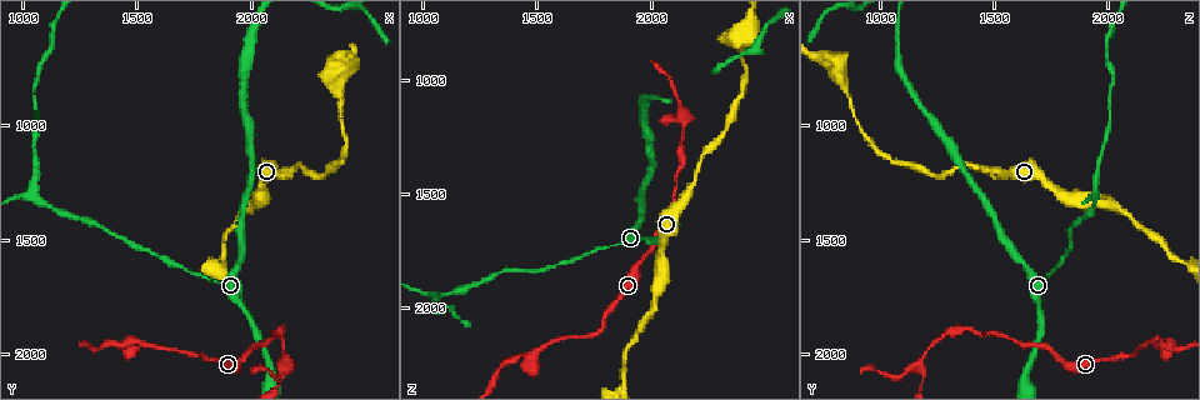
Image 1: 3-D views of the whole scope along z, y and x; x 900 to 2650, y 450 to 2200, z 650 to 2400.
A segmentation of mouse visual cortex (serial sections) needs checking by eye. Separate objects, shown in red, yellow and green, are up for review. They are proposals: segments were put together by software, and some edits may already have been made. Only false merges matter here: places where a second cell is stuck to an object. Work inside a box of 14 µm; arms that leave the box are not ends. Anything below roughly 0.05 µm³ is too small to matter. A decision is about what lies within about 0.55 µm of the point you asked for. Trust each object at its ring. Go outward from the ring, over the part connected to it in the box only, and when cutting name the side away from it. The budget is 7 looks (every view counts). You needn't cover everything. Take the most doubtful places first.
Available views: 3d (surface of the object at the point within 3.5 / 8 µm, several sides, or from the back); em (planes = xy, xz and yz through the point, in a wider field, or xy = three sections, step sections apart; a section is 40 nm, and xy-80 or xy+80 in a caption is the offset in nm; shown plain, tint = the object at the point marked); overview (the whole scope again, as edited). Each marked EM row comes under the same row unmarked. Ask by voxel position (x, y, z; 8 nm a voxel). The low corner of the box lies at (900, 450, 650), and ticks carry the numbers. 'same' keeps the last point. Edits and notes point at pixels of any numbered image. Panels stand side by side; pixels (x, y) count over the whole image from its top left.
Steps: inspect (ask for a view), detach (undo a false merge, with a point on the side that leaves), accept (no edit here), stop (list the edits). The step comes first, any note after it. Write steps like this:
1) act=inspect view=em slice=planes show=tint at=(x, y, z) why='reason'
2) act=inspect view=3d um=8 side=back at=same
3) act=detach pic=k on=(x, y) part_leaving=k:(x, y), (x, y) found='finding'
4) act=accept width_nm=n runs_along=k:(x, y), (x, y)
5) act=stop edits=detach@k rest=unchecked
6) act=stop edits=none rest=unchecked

act=inspect view=3d um=8 at=(1470, 1950, 2210) why='sharp bend'

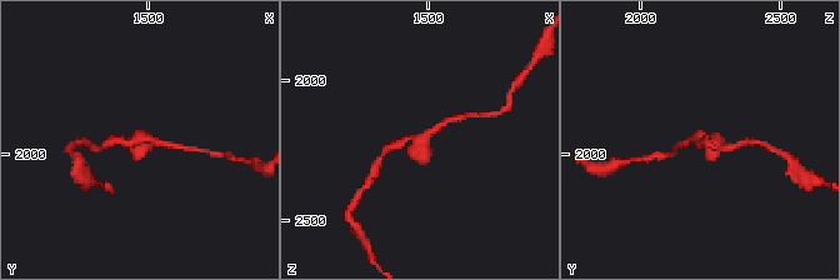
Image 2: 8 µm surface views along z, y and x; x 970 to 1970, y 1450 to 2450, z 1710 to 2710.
act=inspect view=3d um=3.5 at=(1460, 1950, 2200)

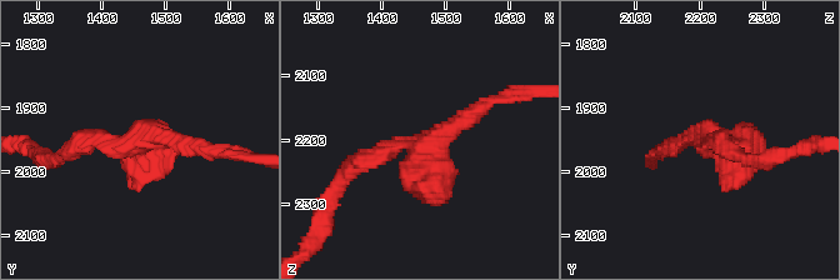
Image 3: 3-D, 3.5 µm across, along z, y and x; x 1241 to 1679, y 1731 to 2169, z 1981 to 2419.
act=inspect view=em slice=xy step=3 show=tint at=(1460, 1945, 2210)

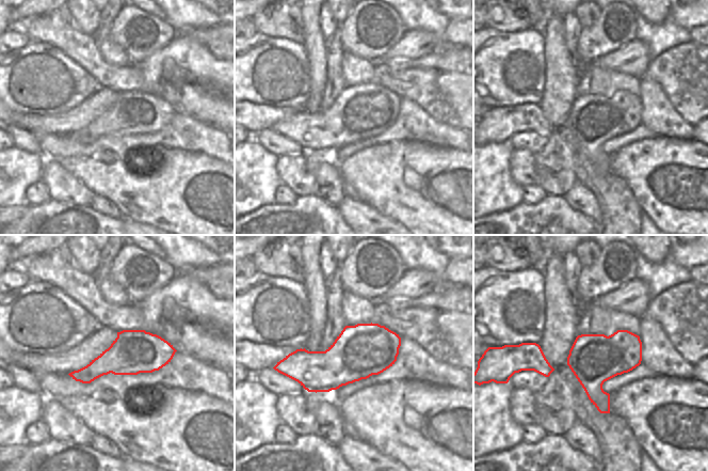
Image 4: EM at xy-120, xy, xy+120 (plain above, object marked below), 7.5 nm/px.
act=accept width_nm=400 runs_along=3:(489, 103), (420, 148), (428, 199) found='one cell here'

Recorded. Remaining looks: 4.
act=inspect view=3d um=3.5 side=back at=(1070, 1310, 1950) why='a fork'

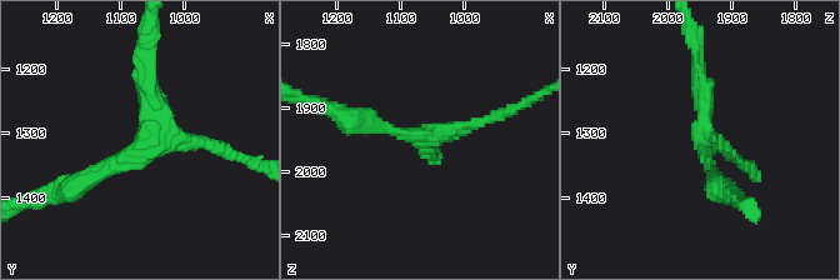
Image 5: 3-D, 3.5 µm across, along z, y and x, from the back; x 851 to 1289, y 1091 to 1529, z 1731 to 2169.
act=inspect view=em slice=xy step=5 show=tint at=(1055, 1310, 1945) arms=3 arm_widths_nm=150,200,250 why='need the tissue'

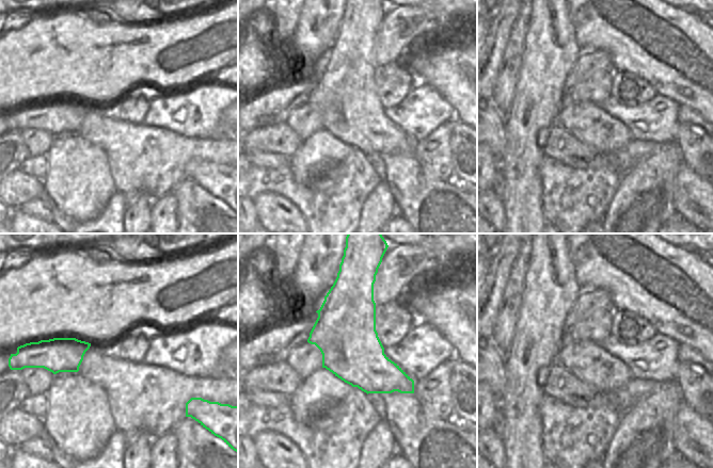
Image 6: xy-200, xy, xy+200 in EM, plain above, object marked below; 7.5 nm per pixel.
act=accept width_nm=460 runs_along=5:(78, 183), (146, 140), (150, 55) found='continuous, no second cell'

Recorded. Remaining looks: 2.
act=inspect view=3d um=3.5 side=back at=(2380, 820, 850) why='small branch off a trunk'

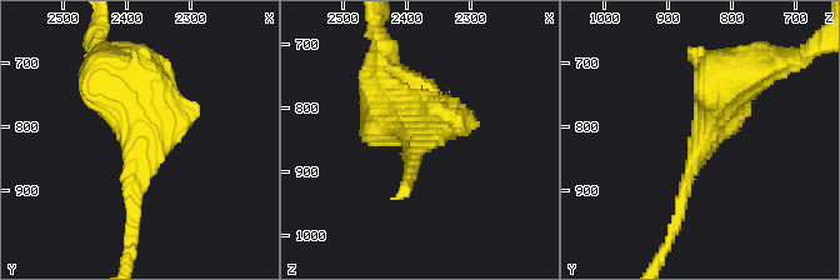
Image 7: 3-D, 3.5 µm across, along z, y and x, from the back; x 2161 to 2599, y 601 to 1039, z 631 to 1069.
act=inspect view=em slice=planes show=tint at=(2385, 820, 845) why='shape alone is not enough'

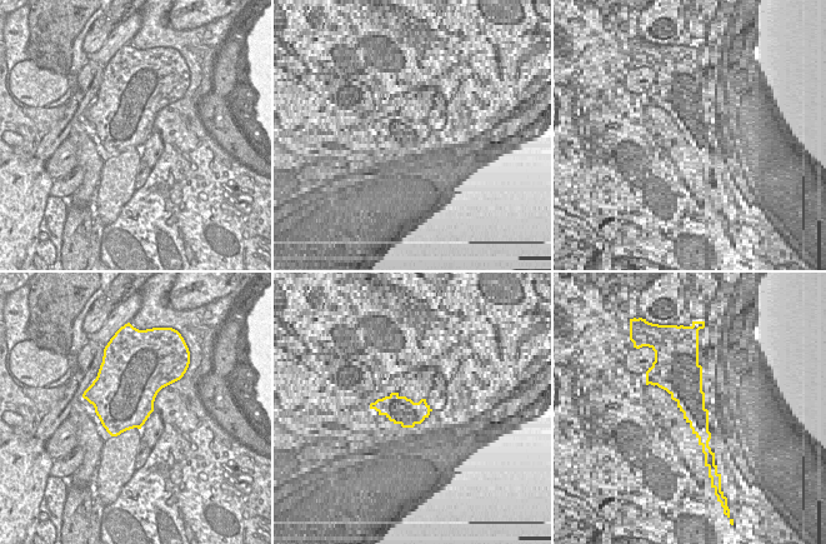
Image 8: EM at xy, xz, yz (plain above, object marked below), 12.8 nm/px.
act=accept found='all the same cell'

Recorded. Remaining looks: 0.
act=stop edits=none rest=unchecked

